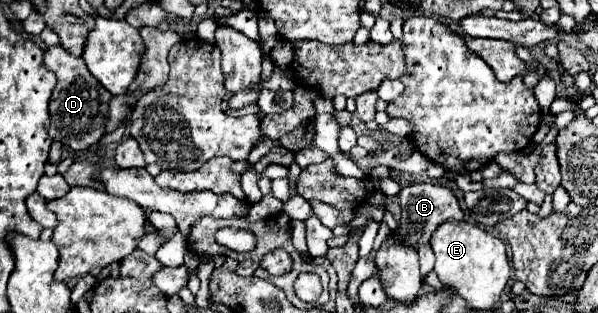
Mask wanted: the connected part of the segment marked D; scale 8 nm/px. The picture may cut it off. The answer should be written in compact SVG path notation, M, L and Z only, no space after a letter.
M62 46L46 48L44 66L52 70L58 80L58 86L52 90L50 98L48 134L52 134L52 138L64 148L70 148L74 152L82 152L90 146L96 146L104 136L104 122L108 118L108 104L112 100L112 94L108 94L108 90L104 90L100 82L96 82L82 58L74 58Z

